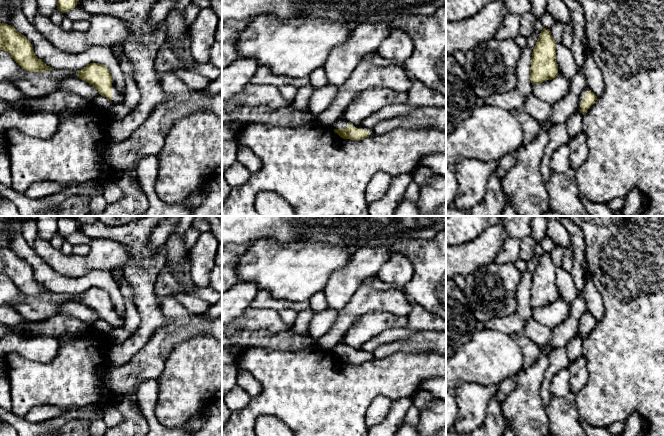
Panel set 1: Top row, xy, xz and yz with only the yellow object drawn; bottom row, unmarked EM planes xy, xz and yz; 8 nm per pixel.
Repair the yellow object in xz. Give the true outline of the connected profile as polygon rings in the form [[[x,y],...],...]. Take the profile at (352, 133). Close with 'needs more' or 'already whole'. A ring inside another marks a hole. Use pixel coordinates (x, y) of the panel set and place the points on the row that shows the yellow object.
[[[337,118],[331,128],[343,139],[363,140],[374,134],[373,129],[363,126],[353,125]]] | needs more

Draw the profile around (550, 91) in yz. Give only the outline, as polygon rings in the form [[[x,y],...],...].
[[[558,74],[558,76],[552,80],[532,85],[532,94],[540,100],[554,104],[566,96],[570,82],[570,78]]]

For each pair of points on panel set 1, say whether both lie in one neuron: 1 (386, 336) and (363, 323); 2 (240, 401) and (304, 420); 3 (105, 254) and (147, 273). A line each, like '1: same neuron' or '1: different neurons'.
1: different neurons
2: different neurons
3: different neurons

